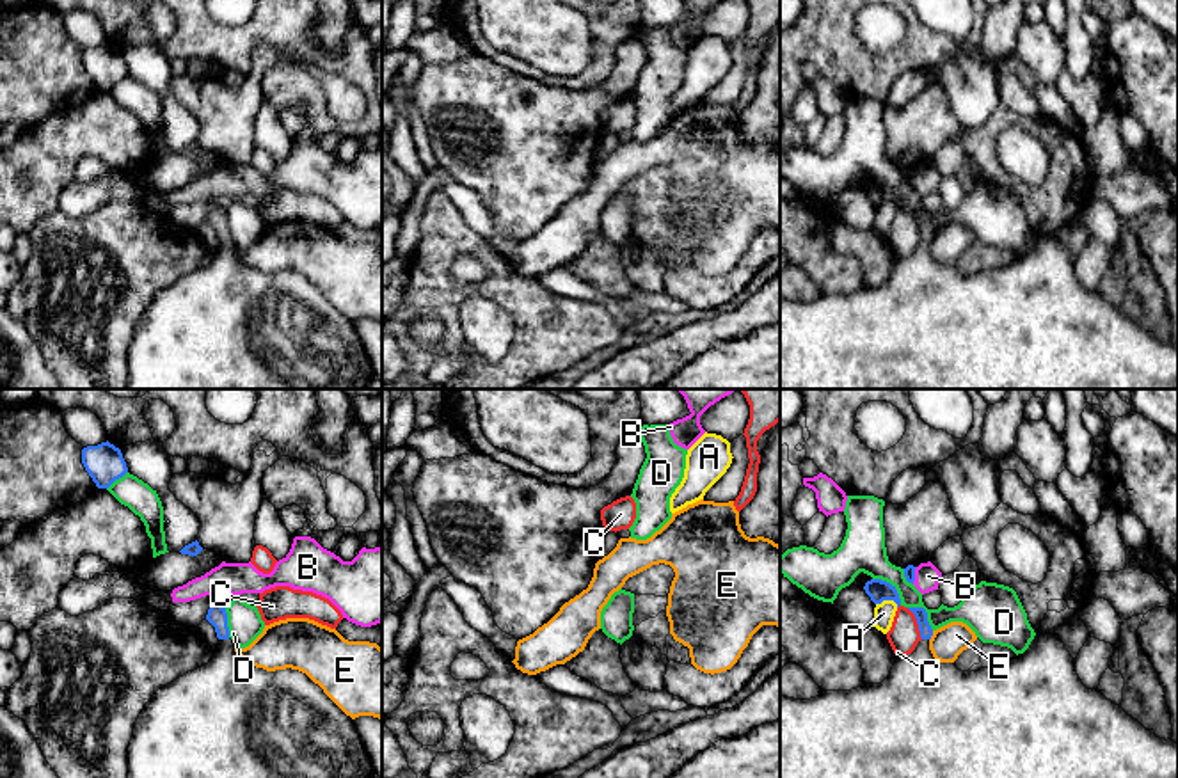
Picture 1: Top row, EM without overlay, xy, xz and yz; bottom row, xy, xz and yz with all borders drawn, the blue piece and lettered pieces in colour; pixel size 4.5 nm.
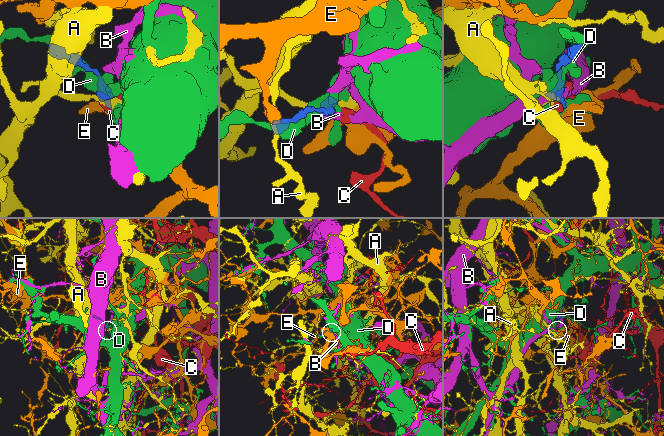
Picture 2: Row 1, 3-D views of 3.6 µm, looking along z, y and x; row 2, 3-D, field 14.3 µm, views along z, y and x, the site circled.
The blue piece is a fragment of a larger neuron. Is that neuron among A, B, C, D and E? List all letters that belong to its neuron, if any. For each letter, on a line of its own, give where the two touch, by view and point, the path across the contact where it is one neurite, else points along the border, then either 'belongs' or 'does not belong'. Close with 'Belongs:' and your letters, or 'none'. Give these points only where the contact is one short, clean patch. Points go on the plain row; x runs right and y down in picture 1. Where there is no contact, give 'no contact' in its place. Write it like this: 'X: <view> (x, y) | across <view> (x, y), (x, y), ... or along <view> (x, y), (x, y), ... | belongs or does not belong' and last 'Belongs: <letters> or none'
A: yz (887, 201) | along yz (876, 206), (892, 203), (898, 208) | does not belong
B: yz (914, 178) | along yz (917, 169), (912, 185) | does not belong
C: yz (917, 224) | along yz (907, 210), (914, 217), (923, 240) | does not belong
D: yz (892, 189) | does not belong
E: yz (931, 237) | along yz (933, 233), (930, 242) | does not belong
Belongs: none

